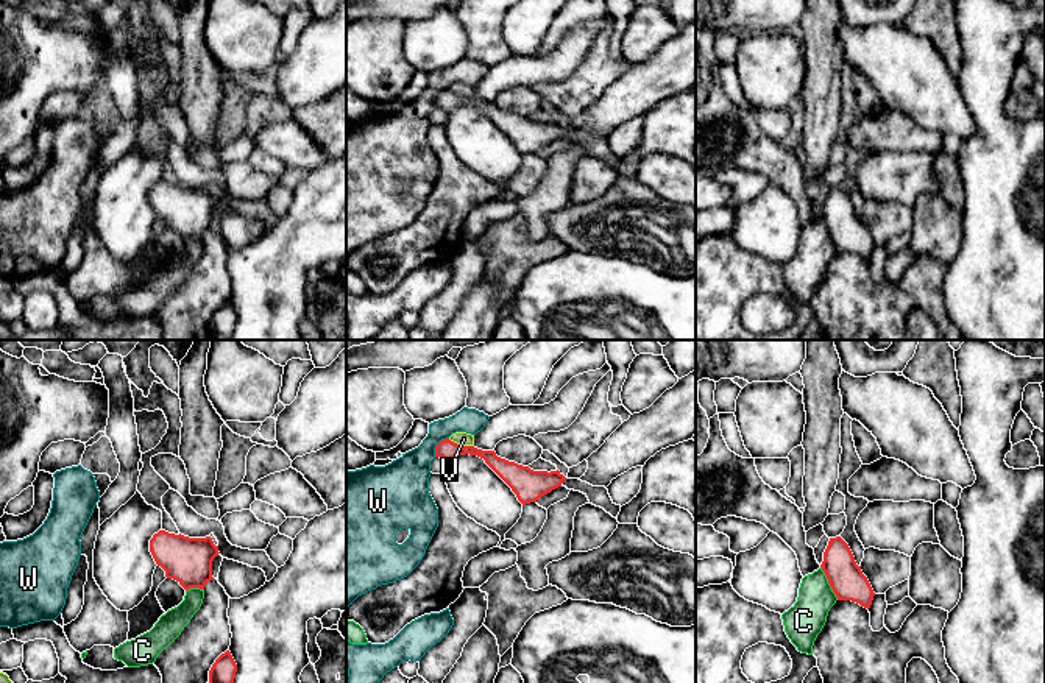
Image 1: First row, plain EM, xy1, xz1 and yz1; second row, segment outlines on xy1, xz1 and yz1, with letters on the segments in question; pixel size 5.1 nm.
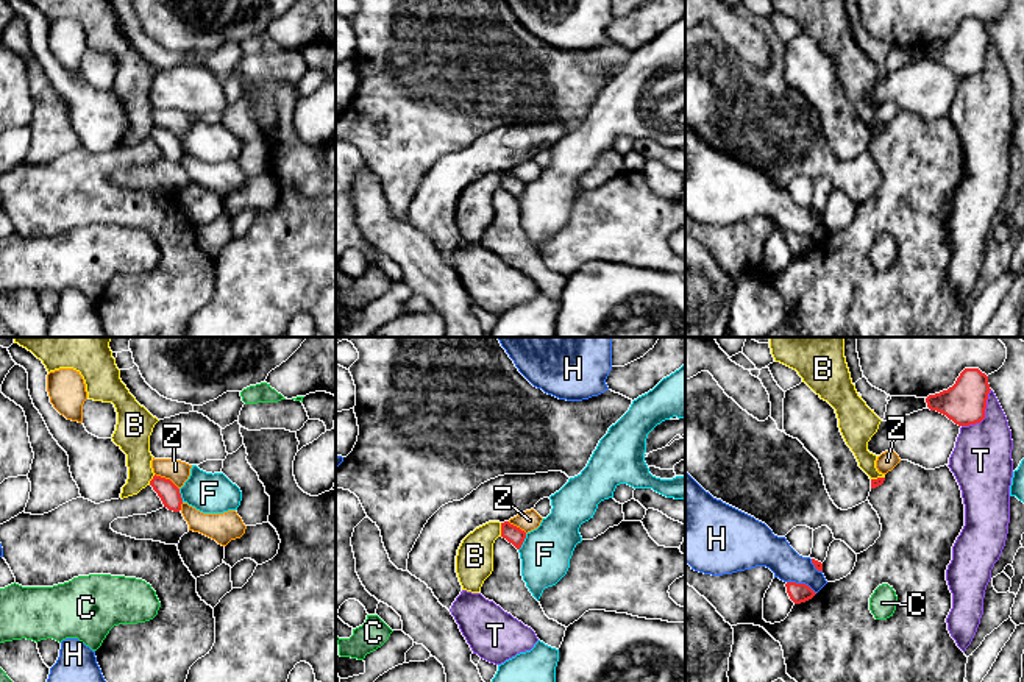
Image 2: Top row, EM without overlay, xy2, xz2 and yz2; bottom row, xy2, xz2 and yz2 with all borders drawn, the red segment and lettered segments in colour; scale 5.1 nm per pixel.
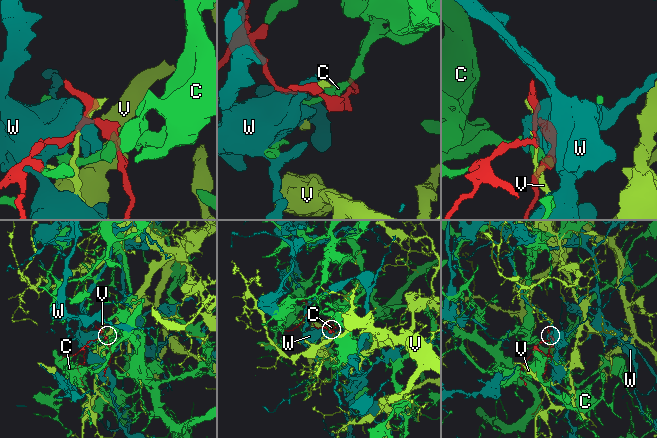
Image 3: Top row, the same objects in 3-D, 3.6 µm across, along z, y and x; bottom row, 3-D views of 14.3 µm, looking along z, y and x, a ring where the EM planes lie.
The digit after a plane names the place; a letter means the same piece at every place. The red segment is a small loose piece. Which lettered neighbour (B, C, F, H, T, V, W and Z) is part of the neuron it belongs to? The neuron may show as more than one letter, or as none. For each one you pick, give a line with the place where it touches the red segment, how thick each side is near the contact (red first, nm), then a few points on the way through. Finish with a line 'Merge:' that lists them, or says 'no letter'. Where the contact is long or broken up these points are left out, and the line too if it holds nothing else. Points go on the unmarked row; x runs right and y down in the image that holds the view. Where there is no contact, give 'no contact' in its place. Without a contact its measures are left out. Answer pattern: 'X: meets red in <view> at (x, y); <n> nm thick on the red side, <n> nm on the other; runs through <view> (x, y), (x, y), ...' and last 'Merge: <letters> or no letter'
Merge: no letter

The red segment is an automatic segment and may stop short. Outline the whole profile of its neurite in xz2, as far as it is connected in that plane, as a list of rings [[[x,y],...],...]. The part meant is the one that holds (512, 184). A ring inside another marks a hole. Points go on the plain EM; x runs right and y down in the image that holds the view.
[[[504,172],[501,173],[501,187],[520,200],[526,189],[526,183],[510,175],[509,172]]]

